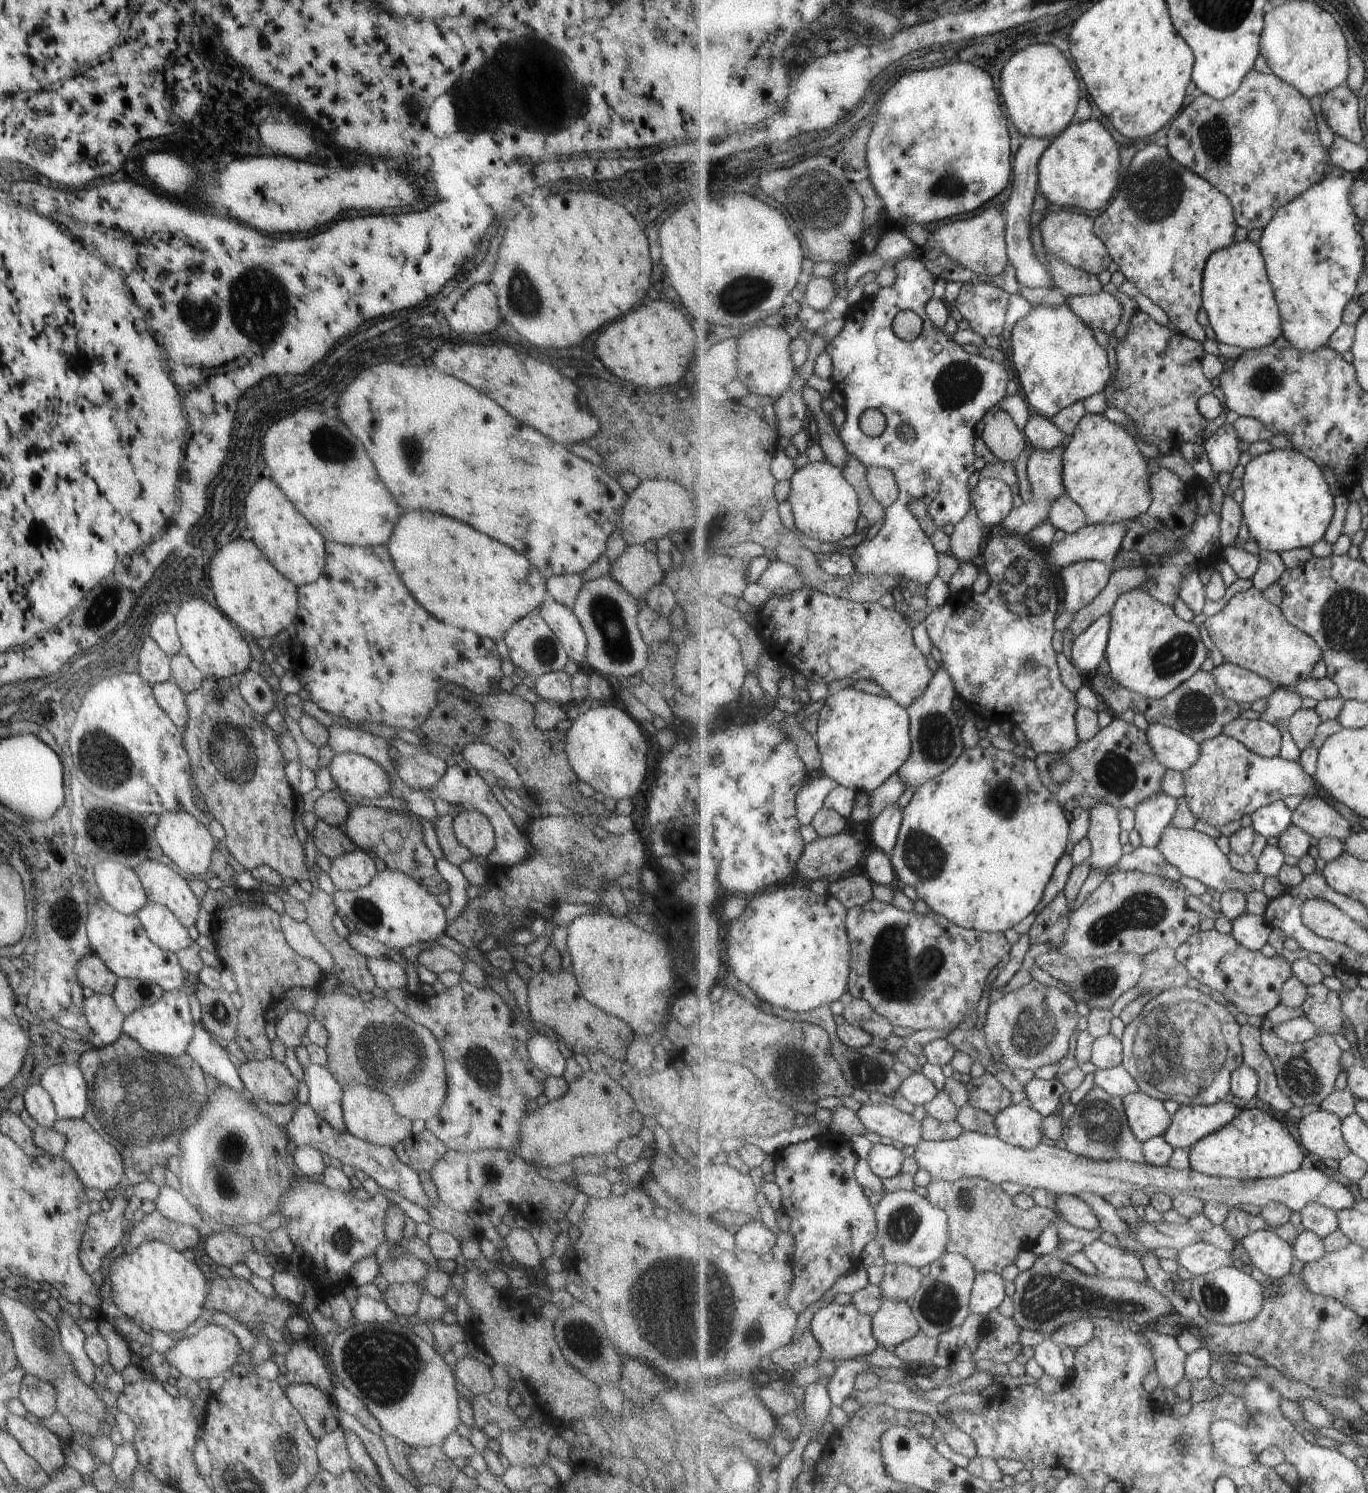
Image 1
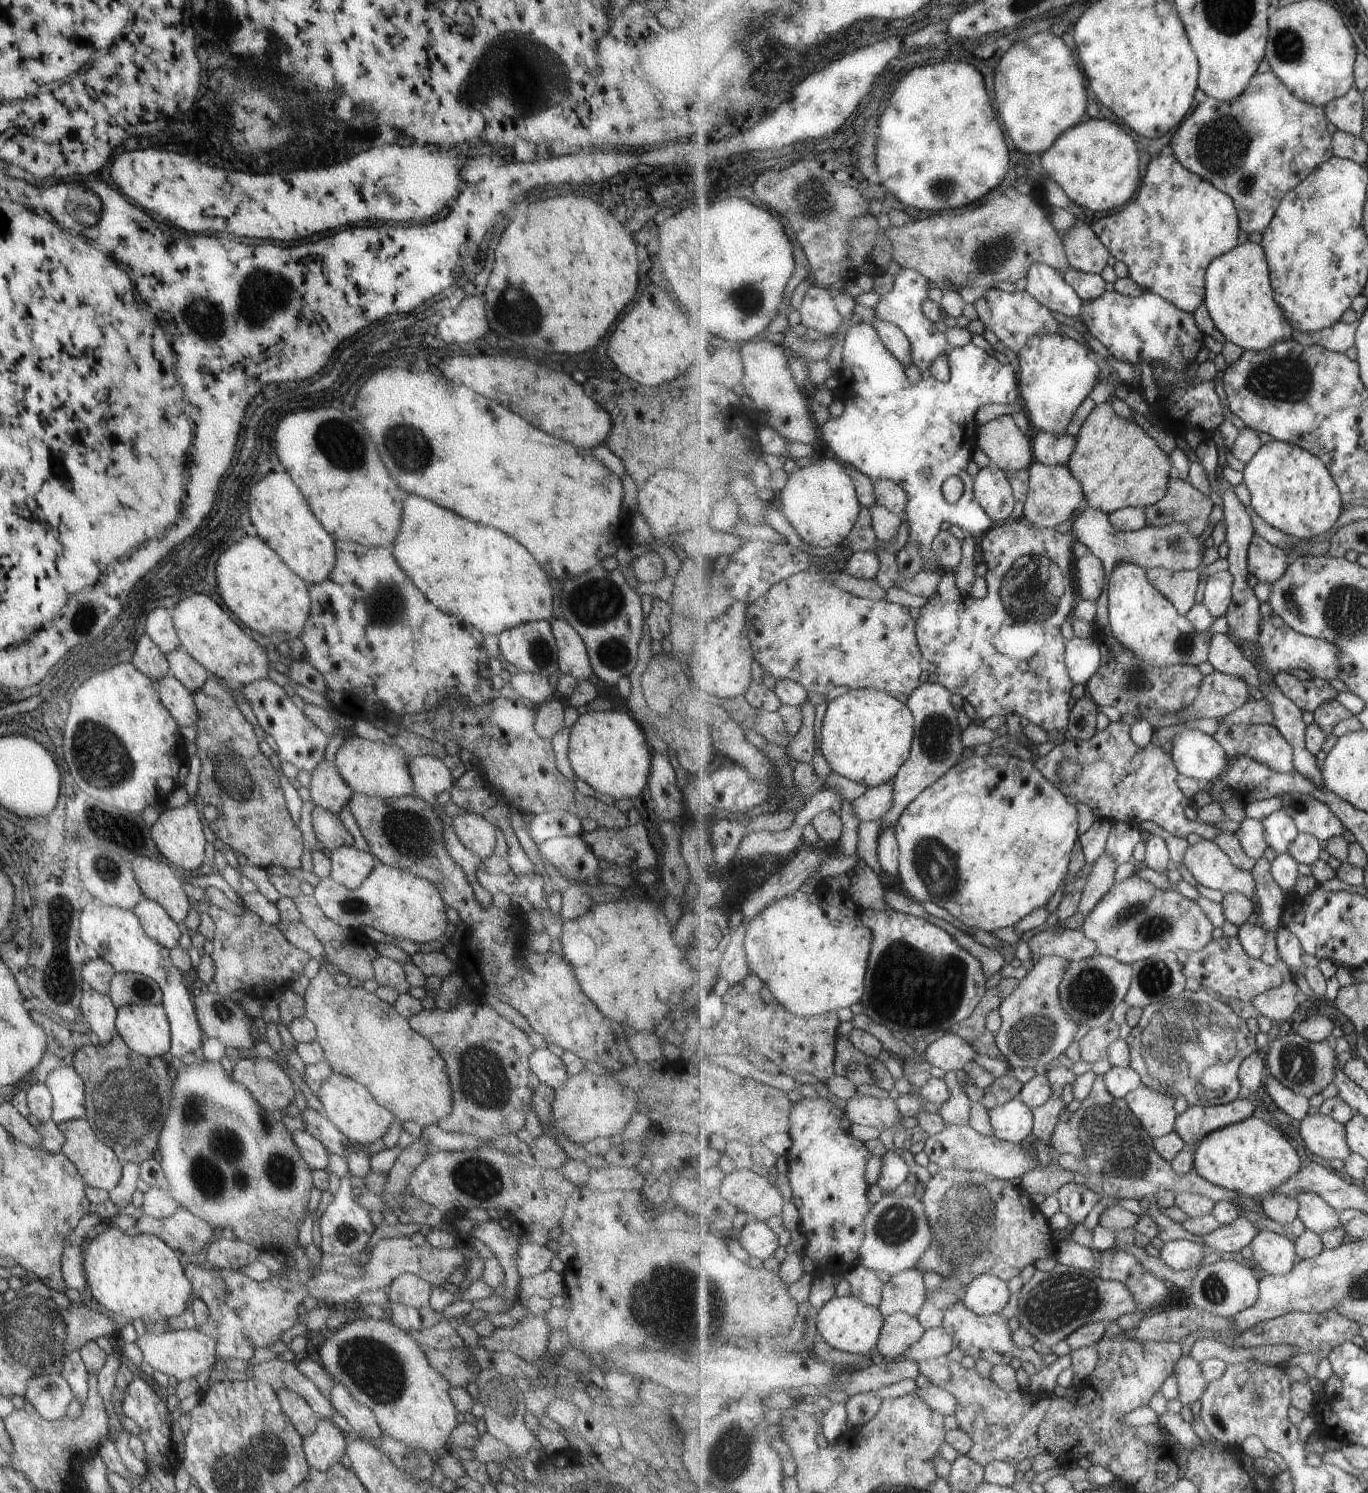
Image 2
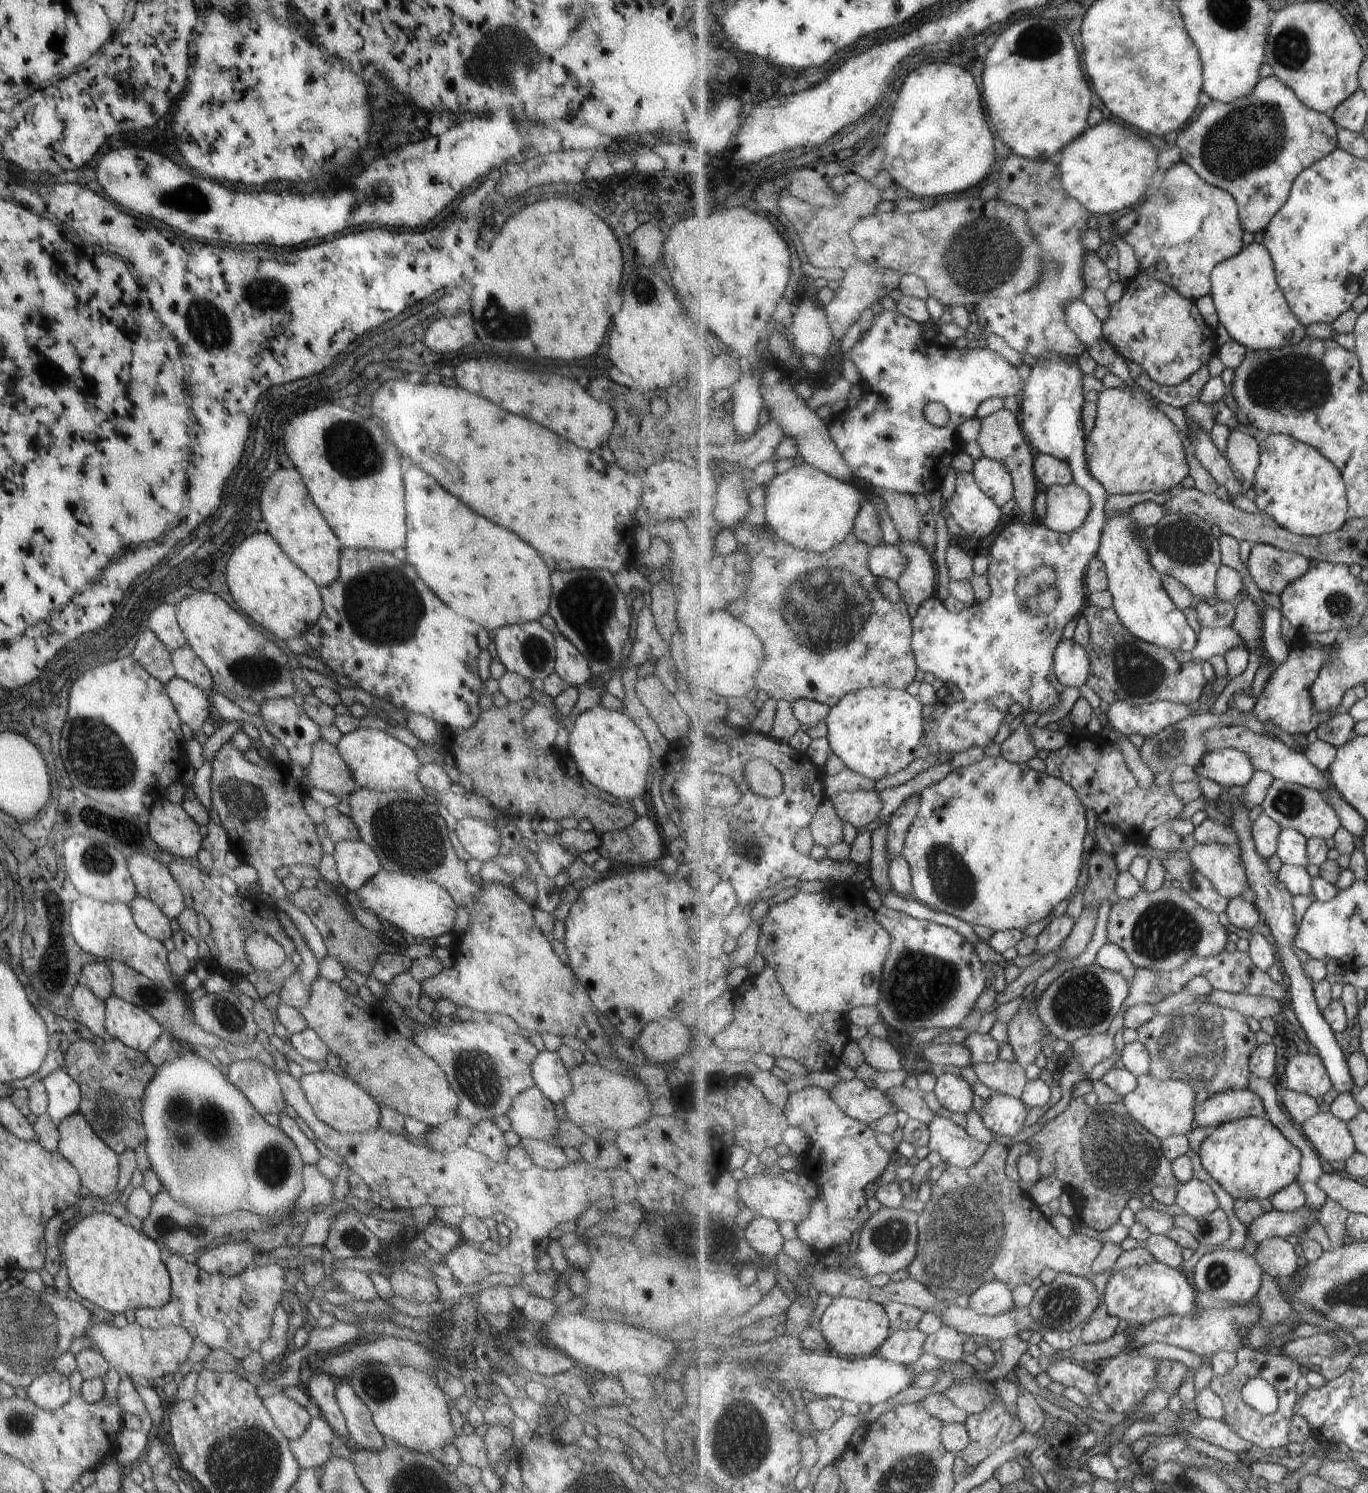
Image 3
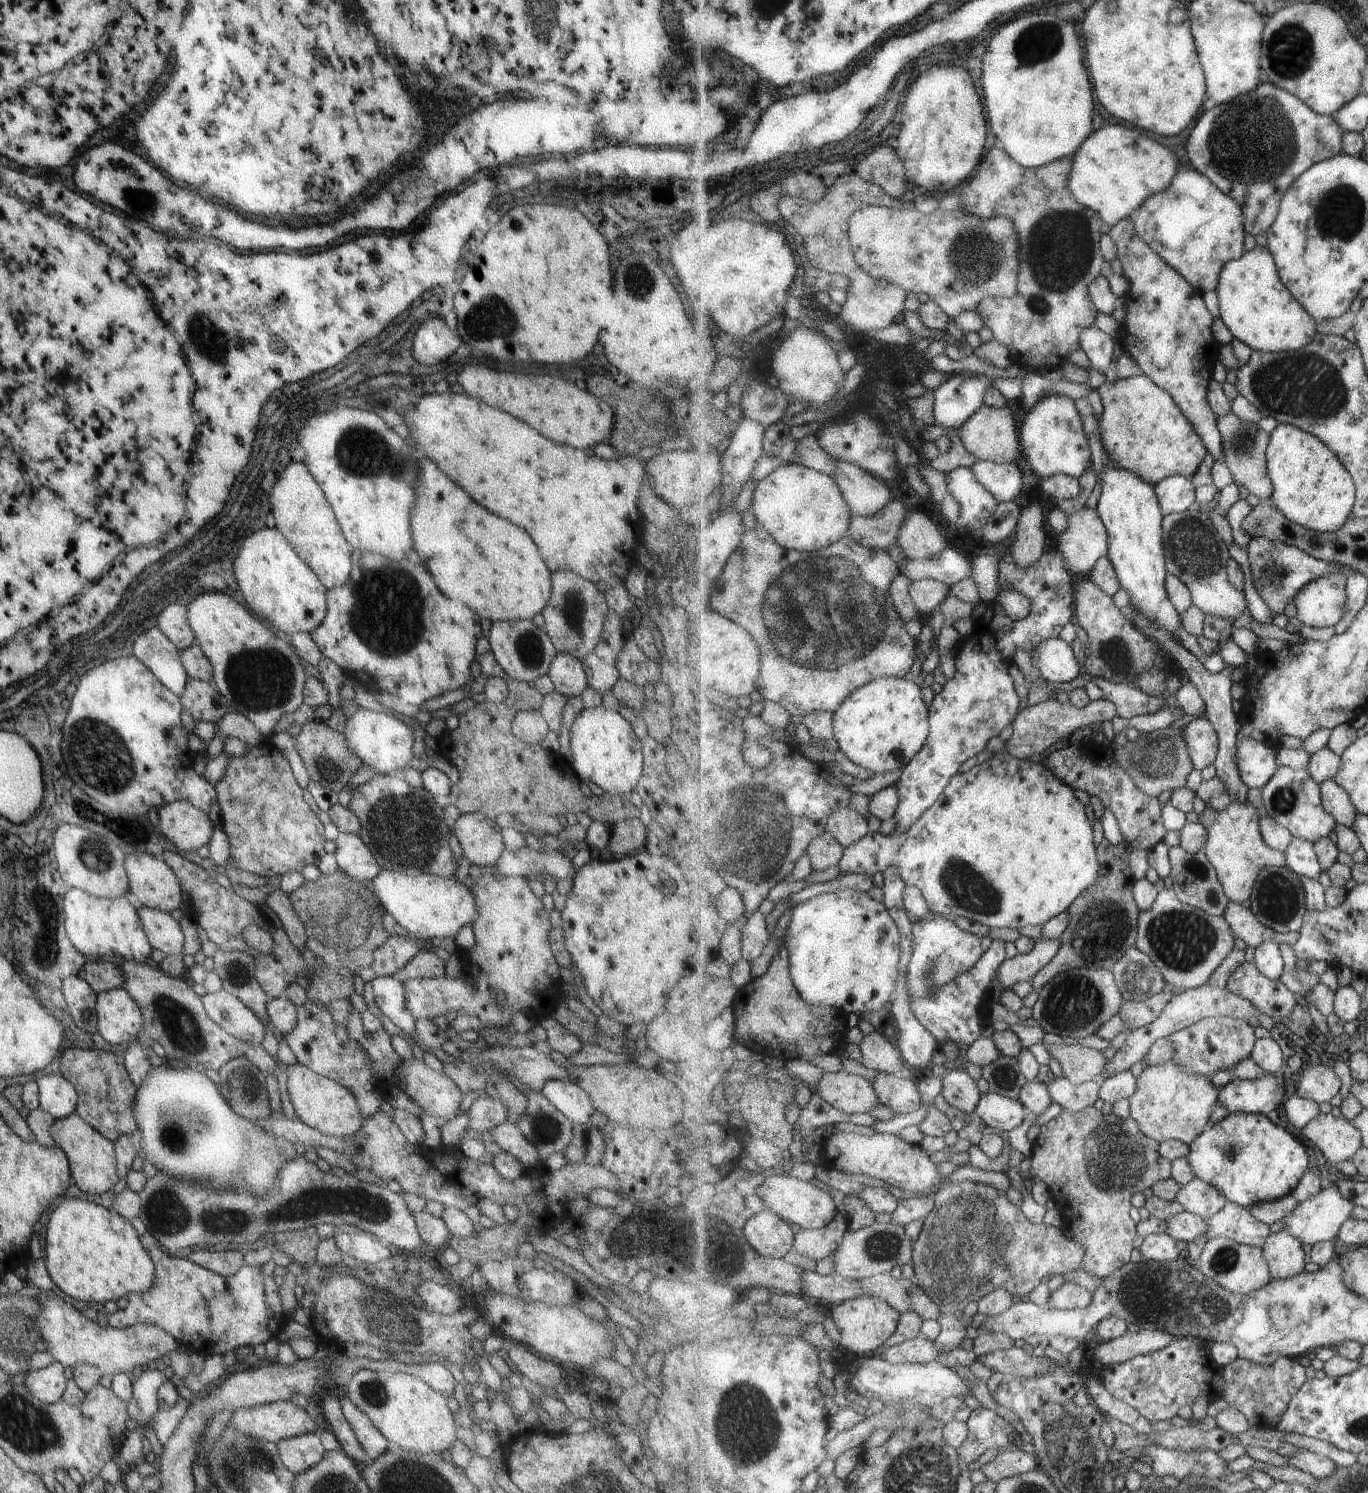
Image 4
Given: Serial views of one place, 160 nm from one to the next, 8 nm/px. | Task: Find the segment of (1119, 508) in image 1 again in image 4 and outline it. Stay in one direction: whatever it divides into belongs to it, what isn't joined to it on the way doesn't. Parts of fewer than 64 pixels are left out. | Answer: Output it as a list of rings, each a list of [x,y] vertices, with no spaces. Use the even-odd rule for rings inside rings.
[[[1143,373],[1117,382],[1105,382],[1098,393],[1104,408],[1099,430],[1106,455],[1117,458],[1121,466],[1155,485],[1173,474],[1193,476],[1197,472],[1209,450],[1171,392]]]

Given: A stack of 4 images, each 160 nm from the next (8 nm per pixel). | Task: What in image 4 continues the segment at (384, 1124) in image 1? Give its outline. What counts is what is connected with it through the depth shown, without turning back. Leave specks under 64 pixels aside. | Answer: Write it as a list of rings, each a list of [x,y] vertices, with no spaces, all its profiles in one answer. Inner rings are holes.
[[[295,1063],[287,1066],[285,1088],[295,1119],[316,1132],[329,1137],[351,1137],[361,1129],[361,1114],[353,1094],[337,1082]]]

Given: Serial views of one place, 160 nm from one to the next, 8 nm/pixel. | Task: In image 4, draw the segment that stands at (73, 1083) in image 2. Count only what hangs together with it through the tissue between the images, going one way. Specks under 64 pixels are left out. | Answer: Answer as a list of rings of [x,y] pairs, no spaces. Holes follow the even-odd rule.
[[[59,1073],[41,1076],[37,1081],[38,1109],[49,1114],[54,1120],[74,1112],[77,1093]]]

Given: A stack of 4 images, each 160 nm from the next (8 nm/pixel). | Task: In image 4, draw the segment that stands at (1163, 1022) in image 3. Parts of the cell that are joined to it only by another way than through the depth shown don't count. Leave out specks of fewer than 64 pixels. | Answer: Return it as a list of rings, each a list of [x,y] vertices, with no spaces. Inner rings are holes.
[[[1214,1015],[1195,1022],[1182,1031],[1169,1037],[1169,1042],[1177,1046],[1179,1052],[1173,1056],[1177,1066],[1212,1078],[1219,1070],[1232,1071],[1239,1062],[1250,1058],[1257,1043],[1255,1028],[1246,1019],[1233,1018],[1232,1015]]]

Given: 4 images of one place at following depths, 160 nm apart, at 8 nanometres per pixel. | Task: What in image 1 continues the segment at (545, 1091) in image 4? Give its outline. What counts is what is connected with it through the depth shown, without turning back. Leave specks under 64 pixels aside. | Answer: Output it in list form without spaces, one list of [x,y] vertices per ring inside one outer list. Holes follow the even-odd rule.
[[[536,1033],[531,1035],[526,1042],[529,1060],[546,1077],[558,1077],[562,1074],[565,1059],[557,1049],[555,1040],[547,1035]]]

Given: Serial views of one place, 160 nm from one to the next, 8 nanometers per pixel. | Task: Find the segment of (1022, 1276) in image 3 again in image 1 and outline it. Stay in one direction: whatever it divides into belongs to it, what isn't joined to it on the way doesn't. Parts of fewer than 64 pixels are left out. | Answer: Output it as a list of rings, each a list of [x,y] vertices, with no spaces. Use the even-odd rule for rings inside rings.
[[[979,1177],[931,1181],[927,1186],[927,1198],[945,1210],[950,1218],[952,1238],[948,1250],[968,1256],[978,1273],[993,1271],[1001,1274],[1005,1266],[1015,1262],[1021,1250],[1030,1250],[1058,1215],[1053,1209],[1038,1205],[1023,1210],[1015,1206],[1013,1197],[1003,1192],[999,1184]]]

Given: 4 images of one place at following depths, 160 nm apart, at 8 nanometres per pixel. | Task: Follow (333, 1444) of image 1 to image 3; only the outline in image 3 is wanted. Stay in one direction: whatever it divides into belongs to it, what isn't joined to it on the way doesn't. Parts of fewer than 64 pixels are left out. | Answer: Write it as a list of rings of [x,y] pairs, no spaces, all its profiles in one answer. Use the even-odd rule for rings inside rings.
[[[310,1418],[309,1425],[301,1436],[289,1439],[289,1452],[300,1469],[317,1468],[332,1457],[329,1444],[333,1440],[333,1430],[323,1418]]]

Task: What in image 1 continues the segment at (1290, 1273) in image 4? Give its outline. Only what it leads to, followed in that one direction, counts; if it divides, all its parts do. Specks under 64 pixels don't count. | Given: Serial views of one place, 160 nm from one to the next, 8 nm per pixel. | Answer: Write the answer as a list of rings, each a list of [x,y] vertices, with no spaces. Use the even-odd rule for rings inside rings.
[[[1258,1230],[1241,1242],[1252,1264],[1273,1280],[1282,1279],[1291,1272],[1295,1248],[1275,1231]]]

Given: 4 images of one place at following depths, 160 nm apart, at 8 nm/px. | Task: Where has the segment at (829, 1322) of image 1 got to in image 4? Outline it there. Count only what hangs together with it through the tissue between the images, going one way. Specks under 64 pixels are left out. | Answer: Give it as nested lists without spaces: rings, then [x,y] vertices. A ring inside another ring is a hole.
[[[863,1296],[835,1305],[832,1319],[841,1334],[843,1348],[865,1358],[871,1356],[892,1338],[900,1325],[901,1312],[892,1303],[879,1296]]]

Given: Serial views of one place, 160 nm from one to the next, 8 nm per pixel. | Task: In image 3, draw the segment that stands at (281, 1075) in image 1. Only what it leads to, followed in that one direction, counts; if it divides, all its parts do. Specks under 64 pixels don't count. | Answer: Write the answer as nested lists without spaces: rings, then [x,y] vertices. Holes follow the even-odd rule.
[[[243,1059],[228,1064],[225,1080],[236,1086],[260,1114],[279,1113],[286,1105],[276,1072],[262,1062]]]

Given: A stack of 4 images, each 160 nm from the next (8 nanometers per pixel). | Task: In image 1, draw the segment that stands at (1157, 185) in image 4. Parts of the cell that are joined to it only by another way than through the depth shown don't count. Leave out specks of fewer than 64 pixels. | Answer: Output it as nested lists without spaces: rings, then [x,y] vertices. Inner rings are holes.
[[[1099,120],[1082,121],[1069,125],[1052,143],[1040,158],[1039,188],[1044,202],[1081,210],[1101,210],[1105,208],[1115,188],[1119,186],[1119,144],[1111,132]]]

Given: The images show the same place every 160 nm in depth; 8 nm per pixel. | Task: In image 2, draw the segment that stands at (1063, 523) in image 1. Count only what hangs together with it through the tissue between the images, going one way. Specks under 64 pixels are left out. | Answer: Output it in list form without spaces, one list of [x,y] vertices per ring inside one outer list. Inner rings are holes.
[[[1077,508],[1072,522],[1072,533],[1076,535],[1089,550],[1104,562],[1107,576],[1121,563],[1135,563],[1148,570],[1151,567],[1168,568],[1169,570],[1190,571],[1200,568],[1203,562],[1203,544],[1183,523],[1174,522],[1166,527],[1145,527],[1138,531],[1117,530],[1110,521],[1109,515],[1093,508]]]

